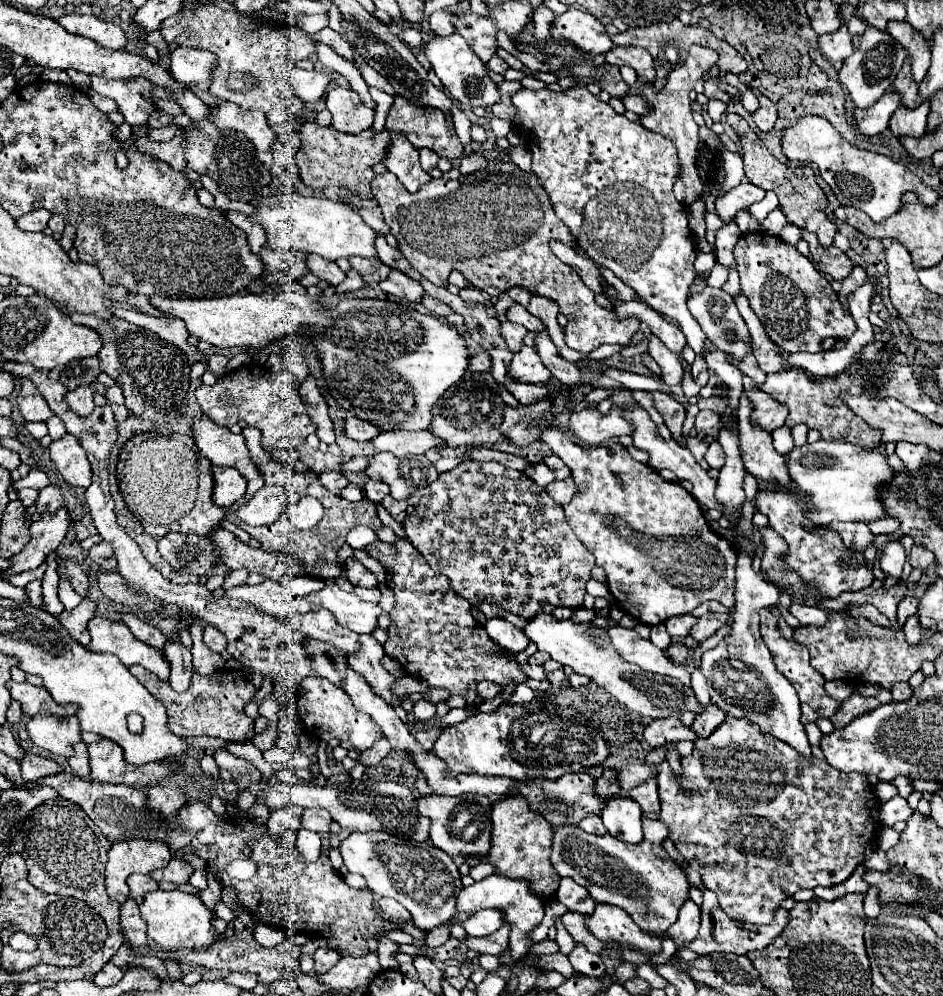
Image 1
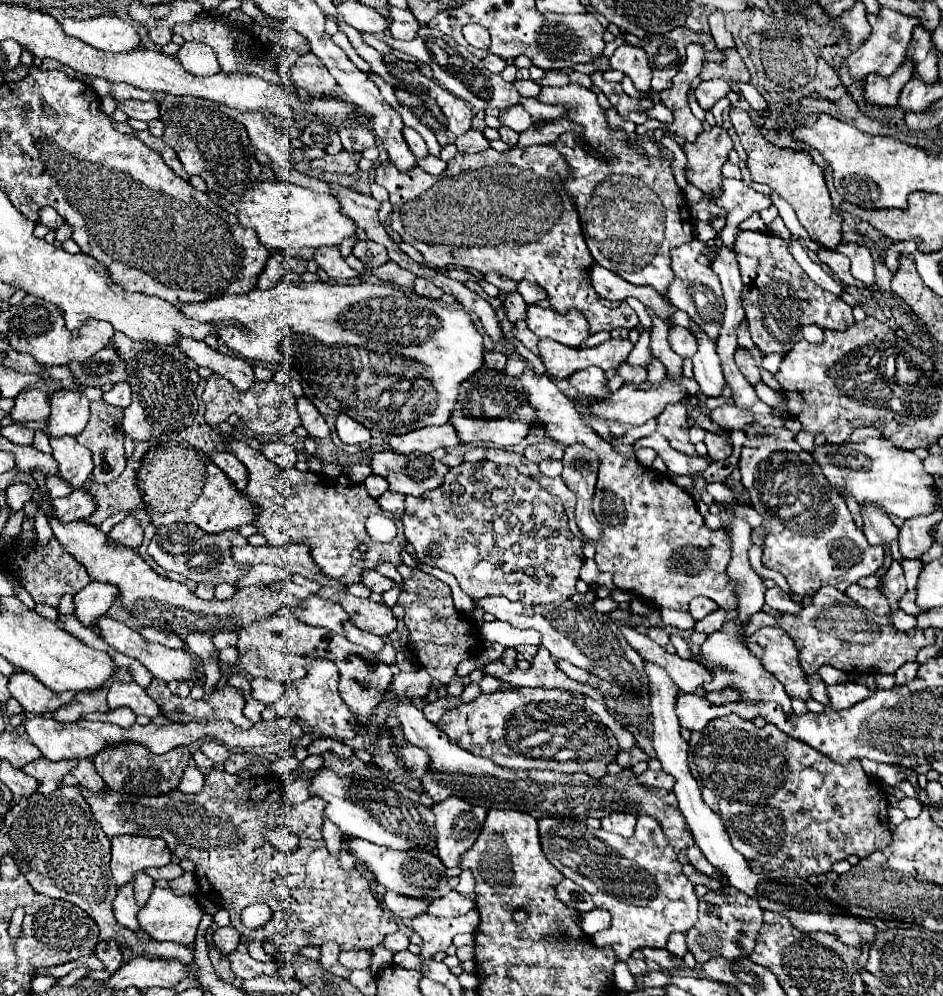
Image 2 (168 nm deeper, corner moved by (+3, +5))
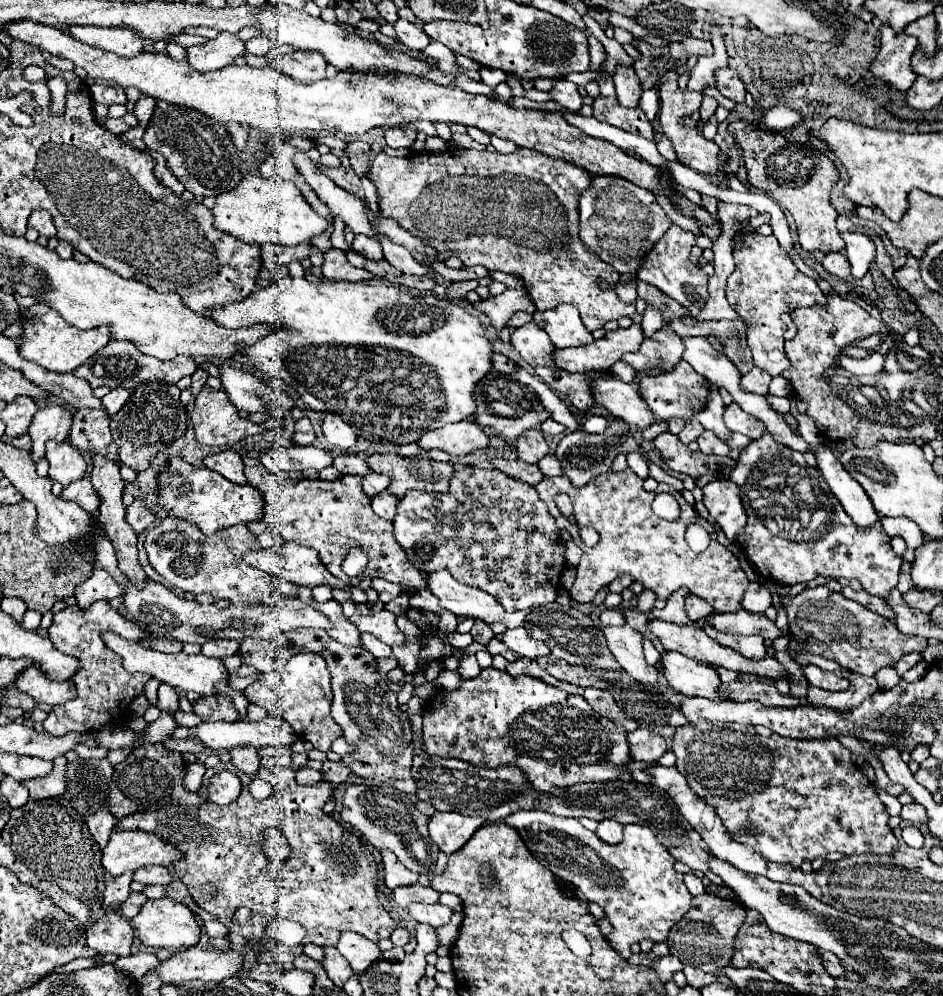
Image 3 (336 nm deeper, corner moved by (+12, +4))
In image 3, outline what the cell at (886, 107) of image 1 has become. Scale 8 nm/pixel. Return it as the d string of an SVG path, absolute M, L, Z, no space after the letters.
M886 25L880 27L880 33L882 43L876 59L870 65L870 73L874 77L880 77L892 89L906 93L916 81L916 75L910 71L910 57L918 41L904 33L898 35Z

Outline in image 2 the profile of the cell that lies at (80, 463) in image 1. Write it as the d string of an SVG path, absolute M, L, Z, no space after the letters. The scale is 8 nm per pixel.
M73 436L53 438L51 446L53 458L59 462L61 478L65 478L73 488L81 488L93 472L91 452L81 446Z

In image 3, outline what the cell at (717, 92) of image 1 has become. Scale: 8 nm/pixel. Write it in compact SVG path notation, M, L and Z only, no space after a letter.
M704 97L702 99L702 105L700 105L700 119L702 121L708 121L714 115L716 107L718 107L718 101L714 97Z

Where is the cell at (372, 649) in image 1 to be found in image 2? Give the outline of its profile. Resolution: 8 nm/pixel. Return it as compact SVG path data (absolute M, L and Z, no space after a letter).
M421 668L413 672L399 672L393 676L393 684L389 690L397 692L395 702L395 714L403 726L403 732L407 740L421 750L429 754L429 772L423 774L421 786L427 796L431 796L435 802L441 802L449 796L459 796L465 802L473 806L483 806L487 810L491 808L507 808L507 810L519 810L535 820L539 818L577 818L577 820L587 820L587 818L603 818L605 814L611 812L627 812L627 814L647 814L653 816L671 846L677 852L687 850L693 846L693 836L691 830L687 828L687 822L683 820L677 798L673 792L661 790L661 788L649 788L637 782L635 774L631 770L623 770L619 774L607 774L601 780L593 780L585 774L563 774L563 772L547 772L547 770L507 770L497 764L493 764L487 758L473 756L471 752L455 746L449 742L449 738L437 730L435 724L431 724L423 712L417 706L407 706L401 704L401 698L405 696L423 696L429 692L433 678Z

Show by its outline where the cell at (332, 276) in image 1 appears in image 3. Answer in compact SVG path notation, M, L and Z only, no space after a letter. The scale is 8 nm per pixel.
M328 249L324 251L324 263L322 263L322 275L326 279L336 279L336 281L368 281L374 275L364 271L364 269L356 269L348 263L346 253L340 249Z

